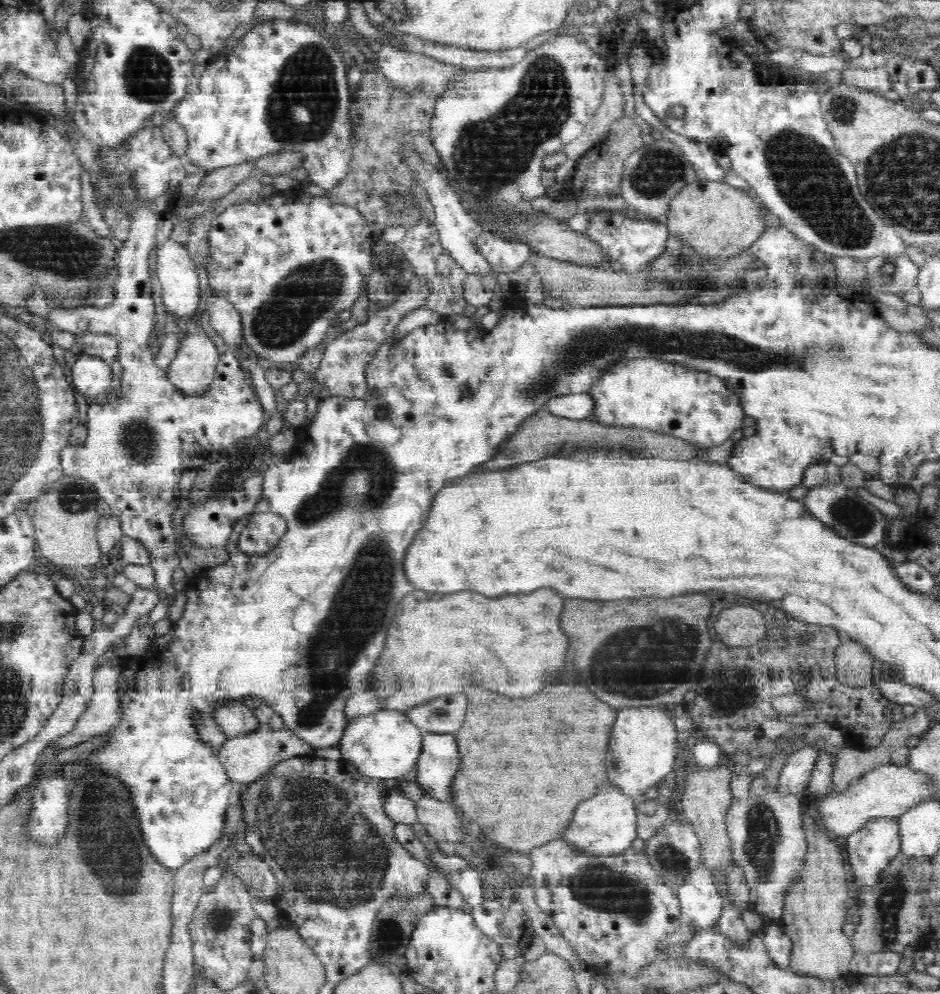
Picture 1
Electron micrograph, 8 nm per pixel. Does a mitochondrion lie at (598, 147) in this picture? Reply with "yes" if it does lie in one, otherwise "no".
no

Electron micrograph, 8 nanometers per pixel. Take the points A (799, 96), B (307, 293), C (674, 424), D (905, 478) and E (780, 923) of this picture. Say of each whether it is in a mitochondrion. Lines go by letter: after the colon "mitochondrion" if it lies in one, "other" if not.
A: other
B: mitochondrion
C: other
D: other
E: other

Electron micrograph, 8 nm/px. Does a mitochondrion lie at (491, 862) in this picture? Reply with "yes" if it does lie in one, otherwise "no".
no

